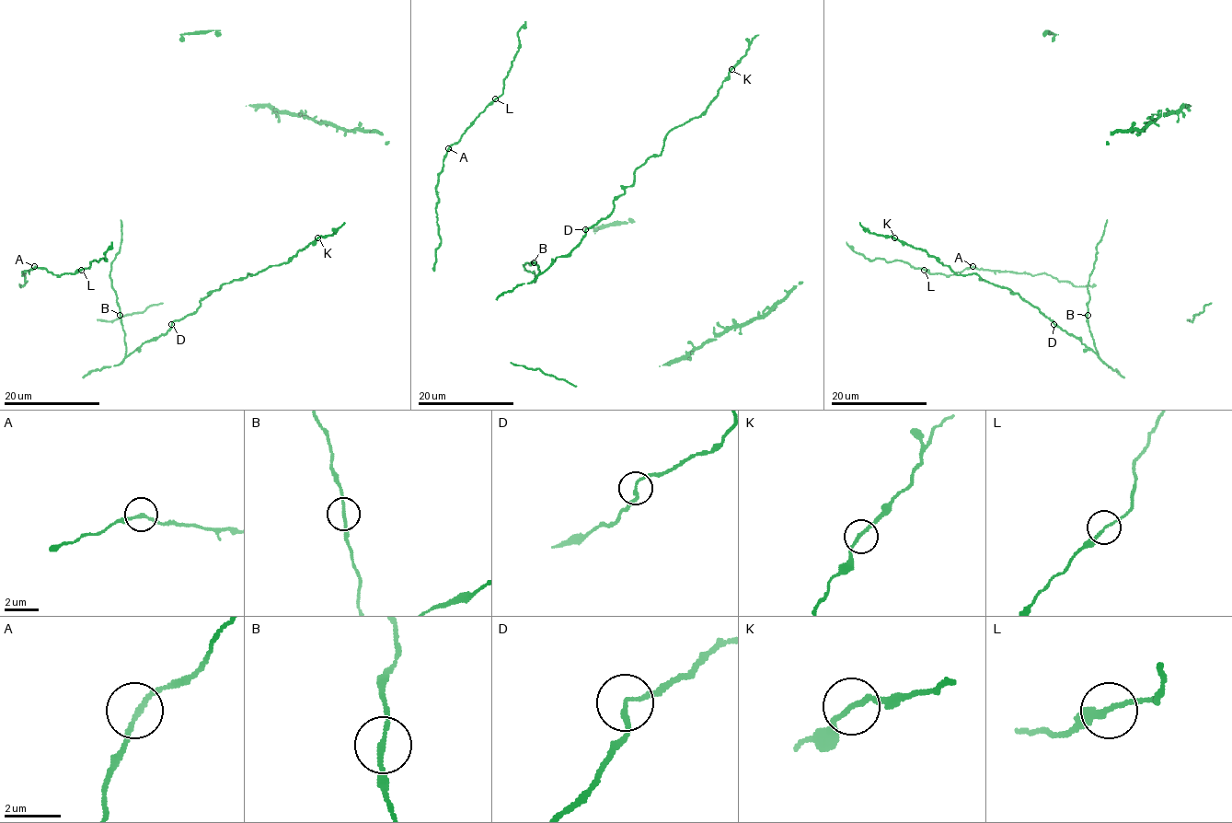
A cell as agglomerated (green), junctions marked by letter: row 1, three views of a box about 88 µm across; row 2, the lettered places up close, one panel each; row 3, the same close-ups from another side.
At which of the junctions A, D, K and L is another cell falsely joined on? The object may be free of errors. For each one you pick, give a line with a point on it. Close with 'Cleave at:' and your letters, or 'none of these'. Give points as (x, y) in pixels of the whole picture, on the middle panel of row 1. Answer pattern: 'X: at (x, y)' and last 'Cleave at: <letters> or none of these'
Cleave at: none of these

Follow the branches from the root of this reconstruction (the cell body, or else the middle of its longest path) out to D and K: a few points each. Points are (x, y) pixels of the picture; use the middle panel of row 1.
D: (539, 272), (542, 273), (558, 257), (568, 255), (580, 243), (585, 228)
K: (539, 272), (612, 212), (635, 170), (662, 153), (671, 130), (706, 110), (731, 69)

